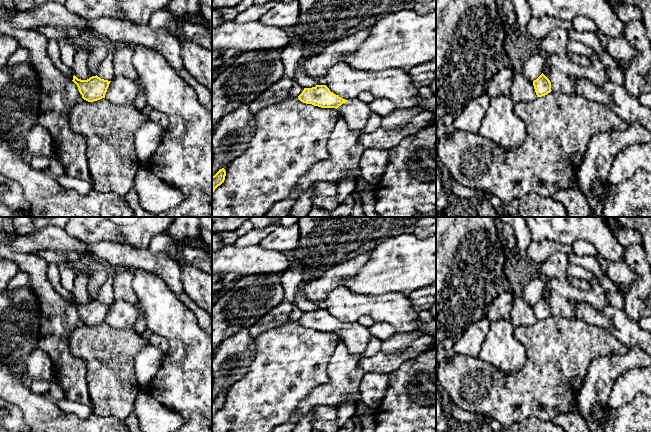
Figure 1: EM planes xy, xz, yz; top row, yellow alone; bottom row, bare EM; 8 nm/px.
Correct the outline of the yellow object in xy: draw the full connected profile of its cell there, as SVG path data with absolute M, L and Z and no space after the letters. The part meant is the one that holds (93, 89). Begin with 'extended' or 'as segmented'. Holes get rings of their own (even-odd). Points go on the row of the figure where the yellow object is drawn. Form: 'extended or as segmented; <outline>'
as segmented; M75 75L72 80L78 87L82 98L88 102L94 102L105 98L105 94L111 81L92 76L87 80L78 79Z

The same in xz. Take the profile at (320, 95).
extended; M326 85L304 88L298 99L303 103L321 108L337 109L349 127L354 130L362 131L372 113L369 104L362 102L357 97L347 101L331 92Z

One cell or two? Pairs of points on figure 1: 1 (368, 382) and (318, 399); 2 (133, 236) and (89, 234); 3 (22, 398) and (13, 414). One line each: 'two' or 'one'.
1: two
2: one
3: two

